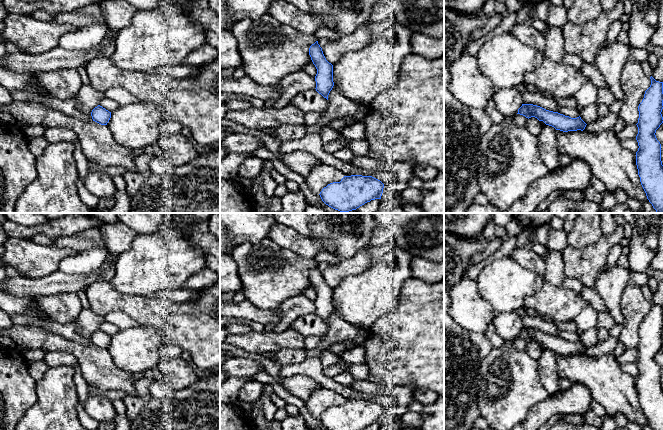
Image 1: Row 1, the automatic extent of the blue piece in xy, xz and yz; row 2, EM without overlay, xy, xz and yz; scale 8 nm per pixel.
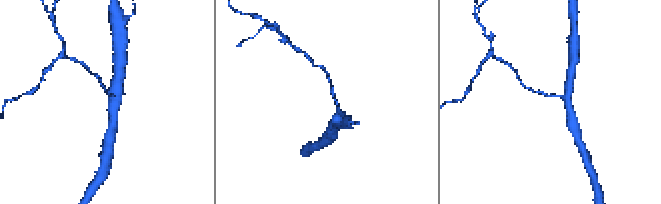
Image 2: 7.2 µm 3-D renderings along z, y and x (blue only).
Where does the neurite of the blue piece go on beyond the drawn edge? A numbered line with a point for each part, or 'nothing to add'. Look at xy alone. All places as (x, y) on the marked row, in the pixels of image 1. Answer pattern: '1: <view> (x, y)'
nothing to add

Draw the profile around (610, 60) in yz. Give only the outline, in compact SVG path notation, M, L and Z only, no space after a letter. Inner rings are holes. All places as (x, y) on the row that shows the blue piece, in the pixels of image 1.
M618 41L604 43L596 54L595 65L603 75L615 100L624 100L621 74L630 56L630 47Z

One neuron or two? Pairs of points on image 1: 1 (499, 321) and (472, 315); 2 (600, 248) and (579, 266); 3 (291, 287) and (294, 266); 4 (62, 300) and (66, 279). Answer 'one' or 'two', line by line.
1: two
2: one
3: one
4: two

